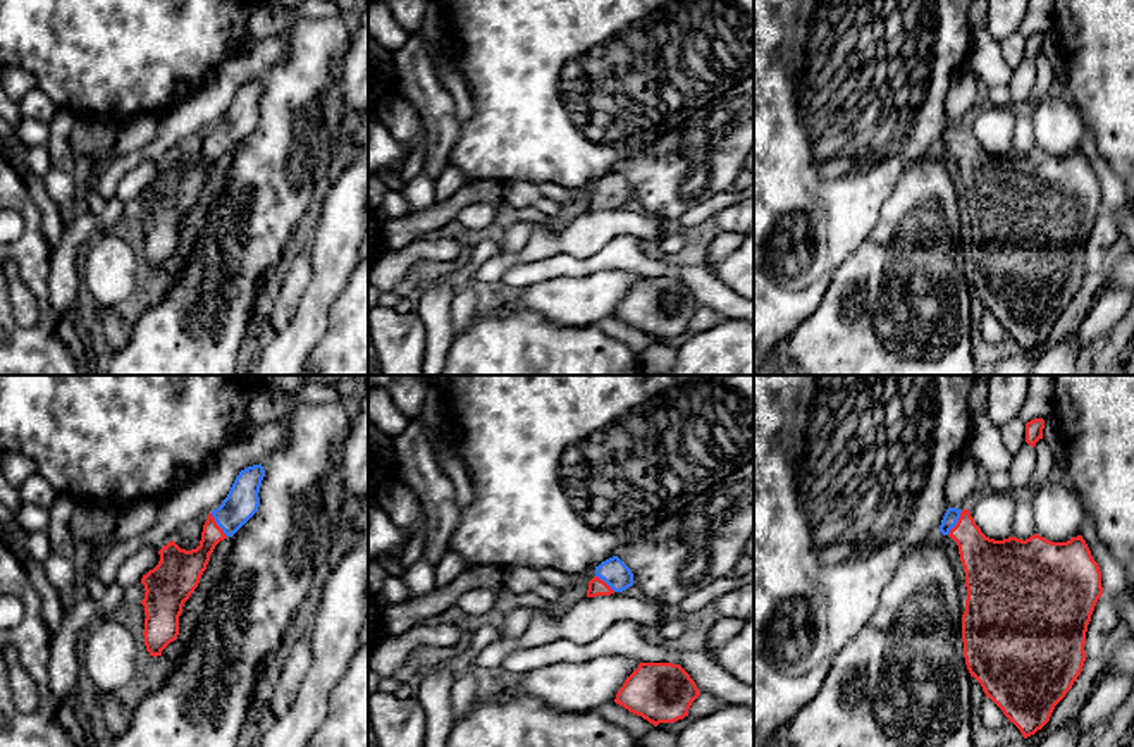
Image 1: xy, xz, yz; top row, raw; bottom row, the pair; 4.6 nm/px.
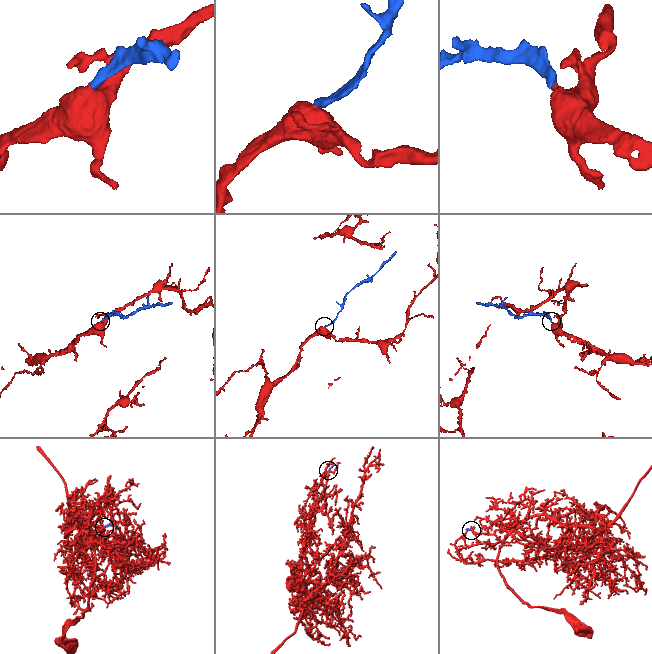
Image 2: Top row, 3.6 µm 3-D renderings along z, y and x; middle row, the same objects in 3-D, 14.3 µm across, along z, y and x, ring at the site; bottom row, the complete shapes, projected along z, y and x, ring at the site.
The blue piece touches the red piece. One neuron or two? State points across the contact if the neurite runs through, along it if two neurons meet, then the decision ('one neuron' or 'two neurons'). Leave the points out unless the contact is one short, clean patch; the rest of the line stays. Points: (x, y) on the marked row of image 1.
way yz (952, 515), (957, 520), (976, 551), (988, 563); one neuron

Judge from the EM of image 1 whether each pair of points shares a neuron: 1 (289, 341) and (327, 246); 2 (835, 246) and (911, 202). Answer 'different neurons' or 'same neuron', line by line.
1: same neuron
2: different neurons

